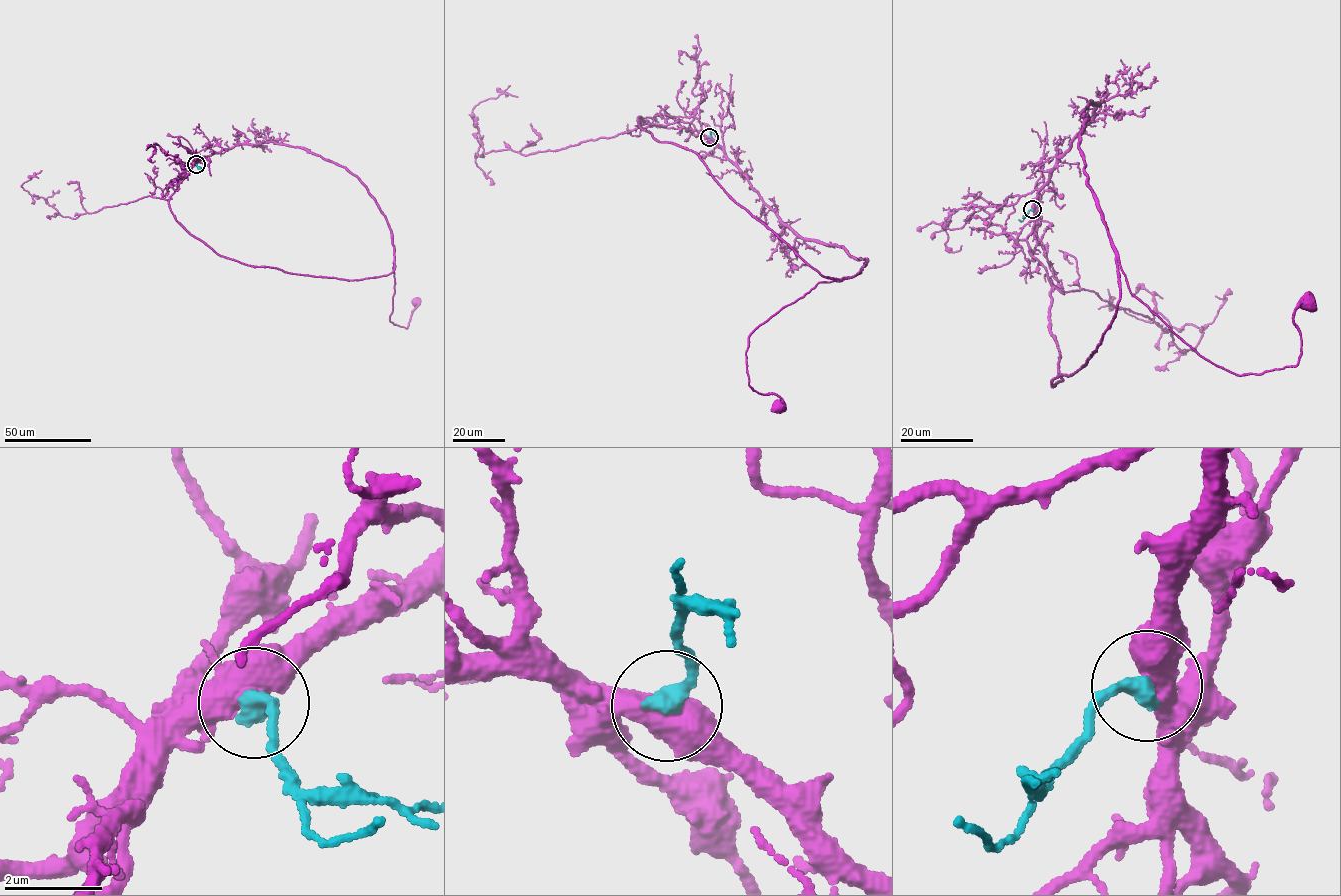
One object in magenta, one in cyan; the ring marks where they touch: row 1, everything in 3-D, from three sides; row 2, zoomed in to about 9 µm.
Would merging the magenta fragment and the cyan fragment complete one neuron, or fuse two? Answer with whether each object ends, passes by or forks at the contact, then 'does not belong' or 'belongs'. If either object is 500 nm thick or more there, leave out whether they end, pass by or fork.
magenta forks; cyan ends; belongs

